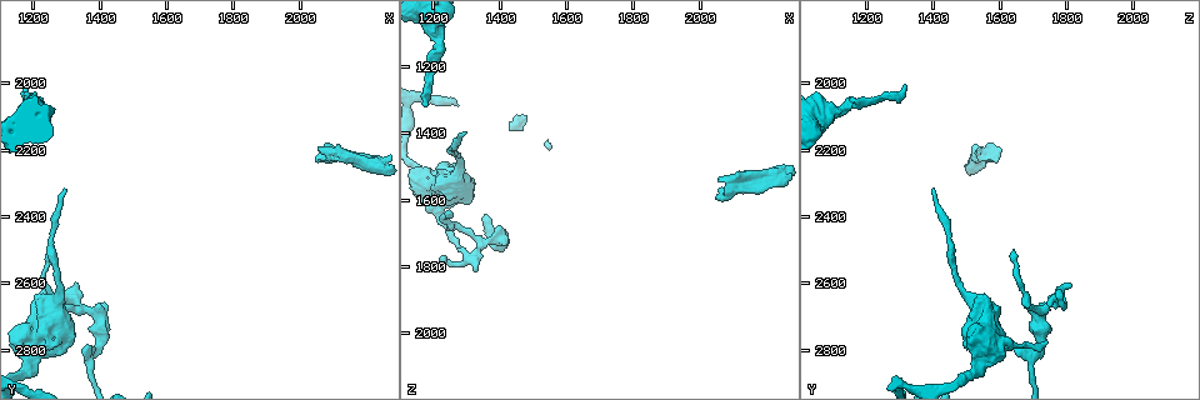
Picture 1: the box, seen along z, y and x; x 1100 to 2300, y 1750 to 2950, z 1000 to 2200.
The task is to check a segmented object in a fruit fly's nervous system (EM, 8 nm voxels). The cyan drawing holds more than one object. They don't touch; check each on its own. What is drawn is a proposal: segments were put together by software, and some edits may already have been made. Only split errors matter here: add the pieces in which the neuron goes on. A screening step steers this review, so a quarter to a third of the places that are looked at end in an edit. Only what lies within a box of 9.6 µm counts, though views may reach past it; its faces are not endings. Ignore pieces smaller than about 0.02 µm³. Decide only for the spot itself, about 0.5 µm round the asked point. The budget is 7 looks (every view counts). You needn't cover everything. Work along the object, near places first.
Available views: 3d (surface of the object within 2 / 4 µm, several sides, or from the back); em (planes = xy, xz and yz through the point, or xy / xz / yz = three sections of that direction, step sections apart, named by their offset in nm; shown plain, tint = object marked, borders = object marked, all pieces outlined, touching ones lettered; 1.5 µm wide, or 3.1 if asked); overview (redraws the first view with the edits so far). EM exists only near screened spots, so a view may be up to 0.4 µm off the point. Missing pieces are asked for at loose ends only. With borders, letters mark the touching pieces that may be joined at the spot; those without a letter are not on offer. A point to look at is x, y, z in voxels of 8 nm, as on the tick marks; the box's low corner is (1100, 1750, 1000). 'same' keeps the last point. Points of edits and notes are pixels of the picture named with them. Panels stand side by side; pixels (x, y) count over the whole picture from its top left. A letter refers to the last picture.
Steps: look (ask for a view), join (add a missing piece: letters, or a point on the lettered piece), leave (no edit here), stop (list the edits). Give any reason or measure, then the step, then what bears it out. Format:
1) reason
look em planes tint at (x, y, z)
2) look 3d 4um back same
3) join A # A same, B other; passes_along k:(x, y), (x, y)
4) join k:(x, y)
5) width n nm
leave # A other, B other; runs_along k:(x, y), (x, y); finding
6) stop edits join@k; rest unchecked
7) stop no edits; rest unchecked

an open end
look em planes borders at (1250, 2500, 1640)

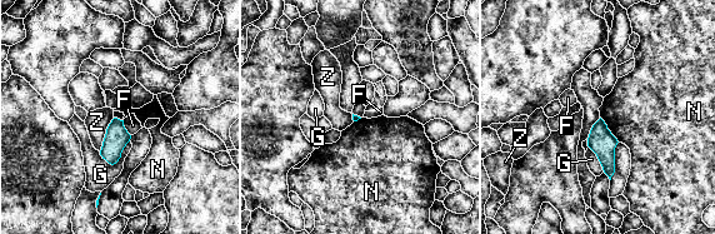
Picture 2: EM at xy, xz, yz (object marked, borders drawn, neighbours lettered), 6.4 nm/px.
leave # F other, G other, N other, Z other; no lettered piece goes on from it

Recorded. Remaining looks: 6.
an open end
look em xy step 4 borders at (1340, 2610, 1810)

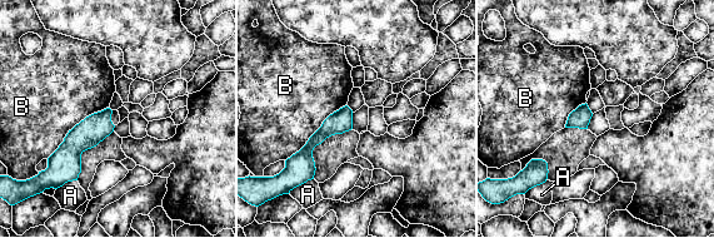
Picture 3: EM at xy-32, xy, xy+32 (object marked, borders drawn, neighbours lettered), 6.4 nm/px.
look em planes borders same

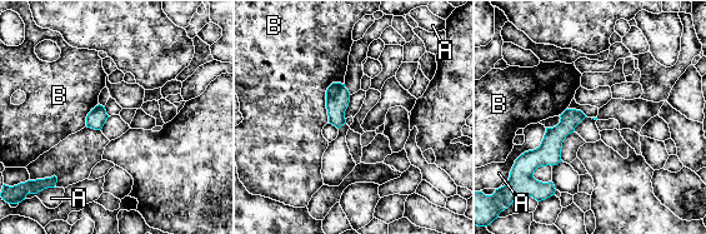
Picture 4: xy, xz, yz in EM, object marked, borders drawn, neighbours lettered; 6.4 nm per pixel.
leave # A other, B other; border 4:(340, 81), (326, 90), (328, 122); no lettered piece goes on from it

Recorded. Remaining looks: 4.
branch stops here
look em xz step 4 tint at (1360, 2800, 1640)

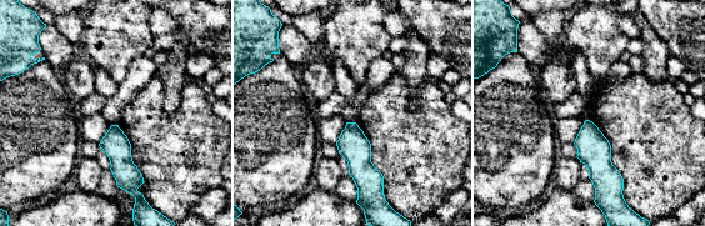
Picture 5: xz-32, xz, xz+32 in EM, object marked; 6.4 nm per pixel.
look em planes borders same

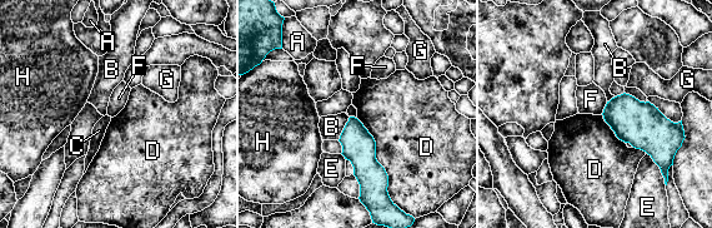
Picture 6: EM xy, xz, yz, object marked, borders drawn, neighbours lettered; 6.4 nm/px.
longest_contact D 550 nm
leave # A other, B other, C other, D other, E other, F other, G other, H other; border 6:(607, 102), (601, 113); none of them fits

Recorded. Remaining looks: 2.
stop no edits; rest unchecked

